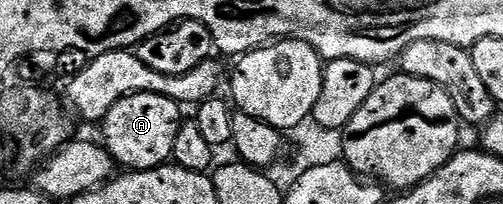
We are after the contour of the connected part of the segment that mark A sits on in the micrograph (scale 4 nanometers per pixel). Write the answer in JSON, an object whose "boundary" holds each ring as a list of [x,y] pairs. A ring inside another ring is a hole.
{"boundary":[[[134,94],[122,98],[104,115],[103,147],[117,165],[125,164],[128,170],[145,172],[151,168],[161,168],[172,160],[174,138],[182,123],[181,105],[162,94]]]}

